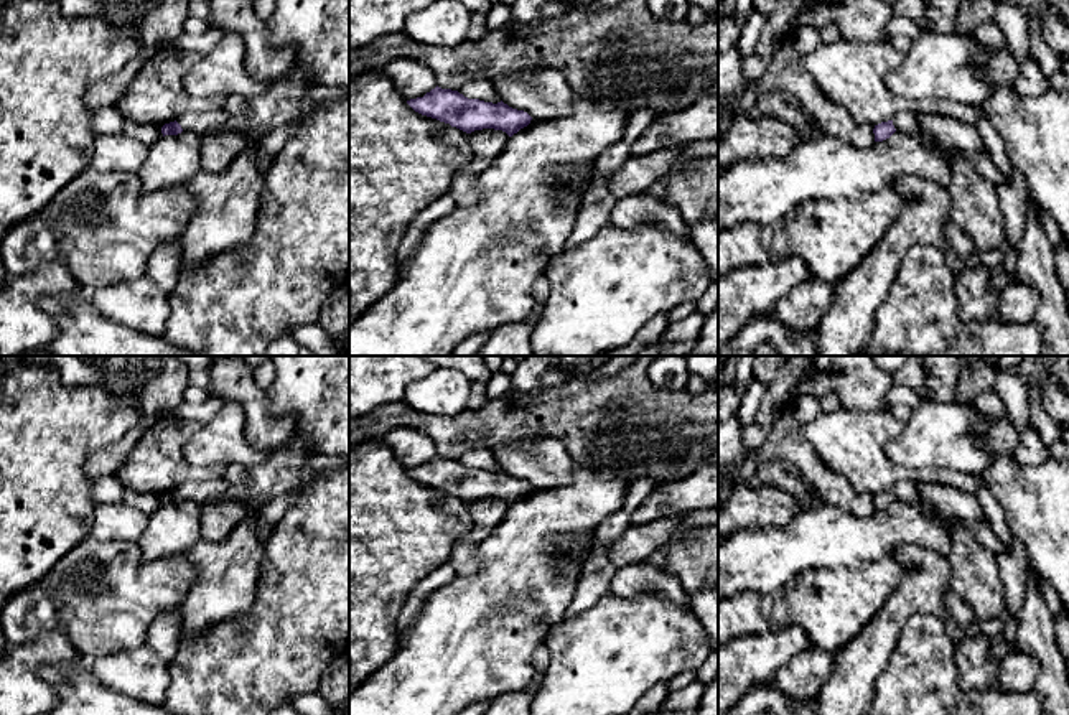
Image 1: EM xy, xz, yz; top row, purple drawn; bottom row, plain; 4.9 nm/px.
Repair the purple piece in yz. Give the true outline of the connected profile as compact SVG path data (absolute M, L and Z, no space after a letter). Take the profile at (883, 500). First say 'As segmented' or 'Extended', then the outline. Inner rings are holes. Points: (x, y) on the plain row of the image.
Extended. M909 479L898 481L891 489L875 494L875 511L889 507L894 501L906 504L917 504L922 501L919 484Z

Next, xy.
Extended. M293 432L285 448L273 451L265 463L249 468L245 484L236 486L224 478L188 481L165 493L161 502L165 506L189 499L203 506L212 499L231 499L245 511L255 511L280 494L298 491L303 484L303 468L315 455L316 451L305 437Z

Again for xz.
As segmented. M435 456L423 466L410 468L407 473L418 483L450 493L466 502L483 498L502 499L509 506L527 496L532 486L509 476L479 468L468 468L458 460Z

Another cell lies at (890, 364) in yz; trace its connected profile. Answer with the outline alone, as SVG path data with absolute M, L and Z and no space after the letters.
M875 356L875 364L888 374L894 374L913 356Z

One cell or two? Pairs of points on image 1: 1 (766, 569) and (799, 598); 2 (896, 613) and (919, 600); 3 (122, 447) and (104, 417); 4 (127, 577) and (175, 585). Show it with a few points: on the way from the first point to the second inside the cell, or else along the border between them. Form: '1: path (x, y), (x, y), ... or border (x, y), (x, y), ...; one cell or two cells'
1: border (819, 567), (801, 570), (771, 592), (746, 590); two cells
2: path (901, 608), (910, 600), (914, 600); one cell
3: border (139, 420), (119, 440), (98, 450), (86, 462); two cells
4: path (139, 585), (163, 585); one cell

